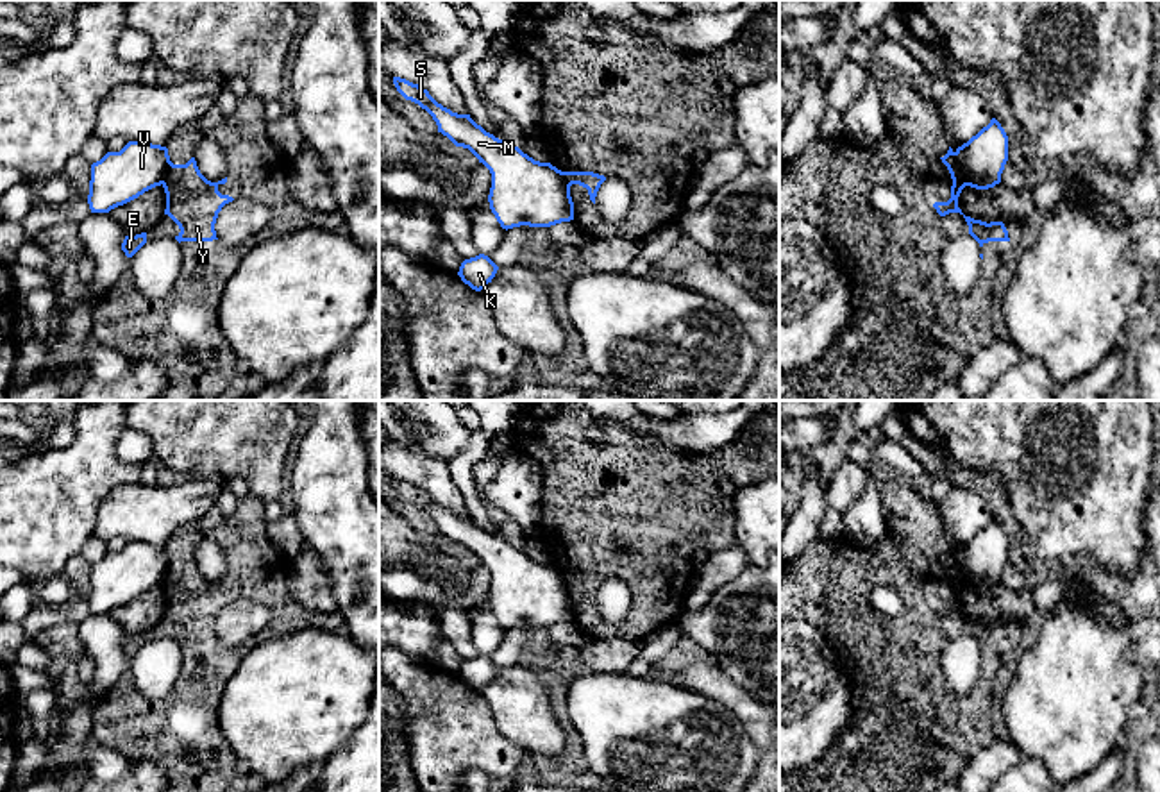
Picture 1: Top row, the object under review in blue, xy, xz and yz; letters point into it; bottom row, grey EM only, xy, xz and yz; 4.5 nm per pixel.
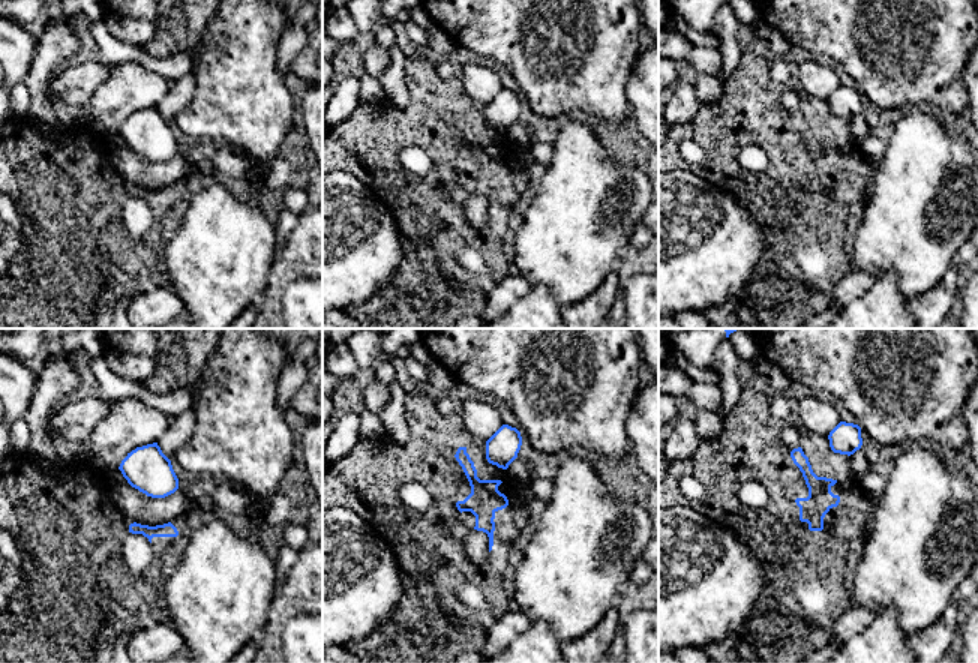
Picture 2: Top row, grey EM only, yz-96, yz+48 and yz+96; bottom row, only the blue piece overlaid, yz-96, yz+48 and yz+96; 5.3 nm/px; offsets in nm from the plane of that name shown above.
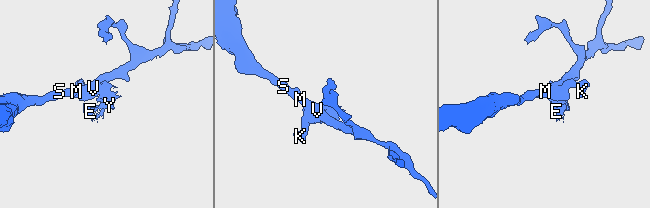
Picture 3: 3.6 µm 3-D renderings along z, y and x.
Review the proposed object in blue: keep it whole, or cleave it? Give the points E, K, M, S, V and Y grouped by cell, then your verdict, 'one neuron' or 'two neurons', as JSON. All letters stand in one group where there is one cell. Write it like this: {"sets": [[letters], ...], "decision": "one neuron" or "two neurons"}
{"sets": [["E", "Y"], ["K", "M", "S", "V"]], "decision": "two neurons"}

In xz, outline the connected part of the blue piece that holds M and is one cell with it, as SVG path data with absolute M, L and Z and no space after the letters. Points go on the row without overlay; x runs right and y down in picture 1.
M393 477L397 492L422 510L456 547L468 549L492 574L490 610L502 629L520 626L551 628L574 620L570 586L561 570L540 563L477 526L470 515L458 515L438 504L427 490Z

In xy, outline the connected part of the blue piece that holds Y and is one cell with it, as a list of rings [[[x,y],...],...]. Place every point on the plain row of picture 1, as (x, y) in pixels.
[[[195,558],[186,565],[173,565],[164,574],[163,588],[166,594],[168,615],[181,629],[175,640],[181,642],[213,642],[216,638],[214,624],[222,608],[234,599],[218,592],[227,577],[211,583],[207,581]]]

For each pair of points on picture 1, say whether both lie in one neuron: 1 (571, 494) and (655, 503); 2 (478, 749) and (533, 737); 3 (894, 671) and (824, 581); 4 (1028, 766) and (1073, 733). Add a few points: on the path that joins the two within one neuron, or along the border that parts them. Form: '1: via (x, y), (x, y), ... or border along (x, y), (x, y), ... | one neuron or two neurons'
1: via (592, 496), (599, 503), (633, 503) | one neuron
2: border along (490, 707), (495, 728), (528, 753) | two neurons
3: via (876, 649), (846, 619), (837, 603) | one neuron
4: border along (1023, 755), (1035, 757), (1050, 773) | two neurons

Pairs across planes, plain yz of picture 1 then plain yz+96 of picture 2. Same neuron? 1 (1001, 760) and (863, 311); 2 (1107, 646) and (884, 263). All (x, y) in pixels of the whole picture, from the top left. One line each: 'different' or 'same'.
1: different
2: same

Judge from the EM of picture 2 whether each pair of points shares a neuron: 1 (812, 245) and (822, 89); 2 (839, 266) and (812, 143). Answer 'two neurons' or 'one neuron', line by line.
1: two neurons
2: one neuron

